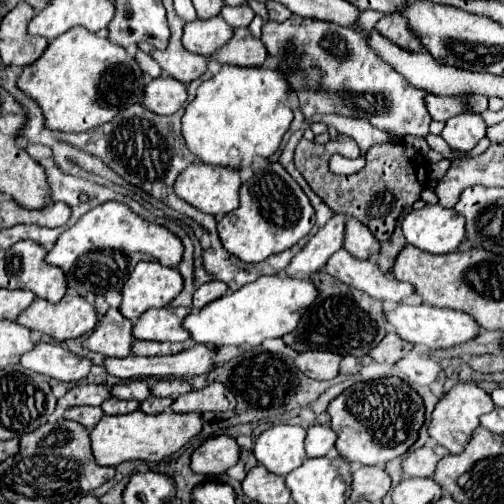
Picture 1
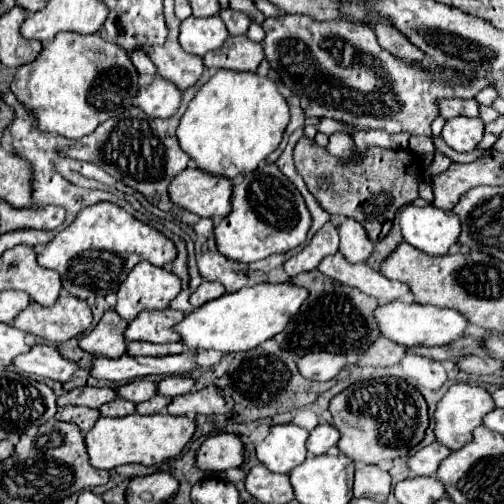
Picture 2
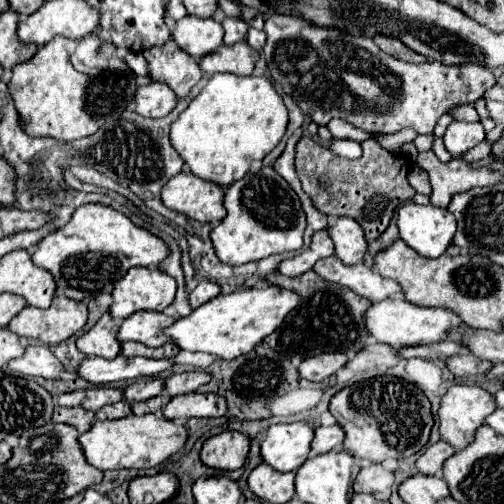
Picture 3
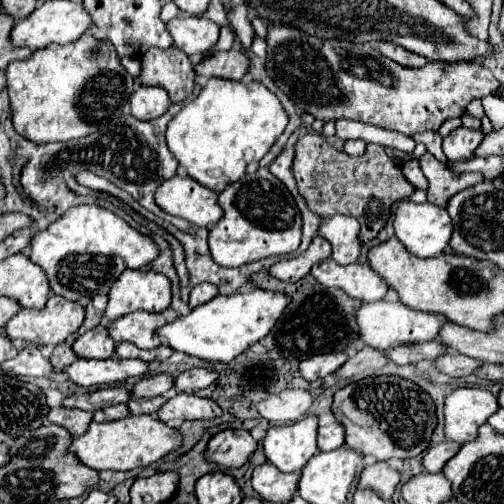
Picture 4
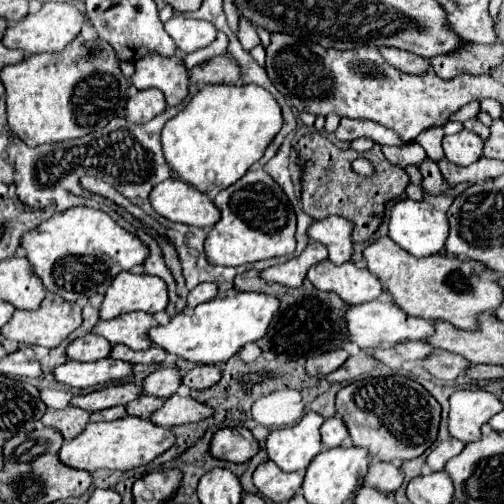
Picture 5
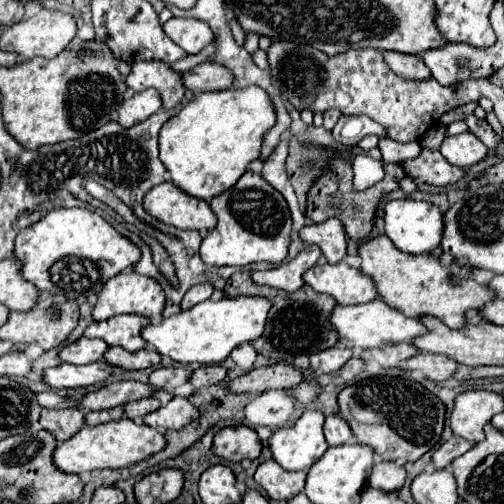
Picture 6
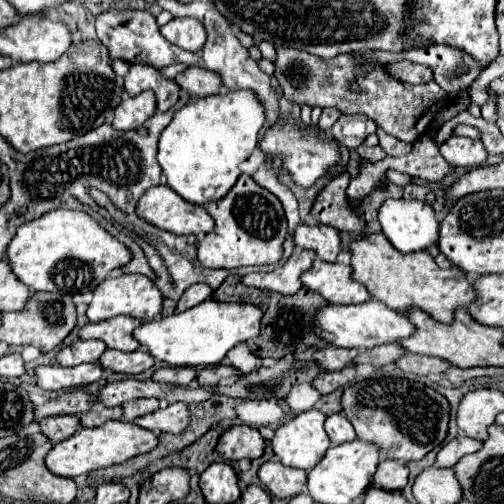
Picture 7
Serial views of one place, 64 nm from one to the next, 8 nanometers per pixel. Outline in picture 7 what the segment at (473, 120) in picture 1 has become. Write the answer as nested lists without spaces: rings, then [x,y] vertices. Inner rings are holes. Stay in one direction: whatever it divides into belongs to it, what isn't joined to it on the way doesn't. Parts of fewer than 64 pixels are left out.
[[[456,134],[450,136],[440,146],[440,154],[450,166],[466,166],[466,168],[482,166],[488,158],[488,152],[480,140],[472,140]]]

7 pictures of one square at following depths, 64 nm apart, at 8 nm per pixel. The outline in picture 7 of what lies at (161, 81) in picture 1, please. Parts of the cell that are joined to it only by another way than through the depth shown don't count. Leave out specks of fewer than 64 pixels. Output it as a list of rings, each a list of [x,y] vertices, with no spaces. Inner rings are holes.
[[[142,92],[140,96],[132,96],[114,108],[112,126],[120,132],[126,132],[144,124],[154,112],[156,112],[156,98],[152,96],[152,92]]]

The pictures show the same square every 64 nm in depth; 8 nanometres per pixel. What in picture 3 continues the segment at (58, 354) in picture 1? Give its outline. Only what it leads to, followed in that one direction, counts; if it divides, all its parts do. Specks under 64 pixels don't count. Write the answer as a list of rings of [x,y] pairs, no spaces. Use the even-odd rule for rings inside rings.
[[[46,344],[28,346],[20,358],[8,362],[8,370],[20,376],[42,376],[42,378],[56,378],[60,372],[64,372],[62,364]]]

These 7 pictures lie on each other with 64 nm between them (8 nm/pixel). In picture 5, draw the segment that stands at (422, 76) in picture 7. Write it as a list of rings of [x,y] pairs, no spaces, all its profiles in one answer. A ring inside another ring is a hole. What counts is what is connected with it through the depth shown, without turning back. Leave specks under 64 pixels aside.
[[[382,48],[380,52],[382,52],[382,56],[386,58],[388,64],[392,64],[394,68],[398,68],[400,72],[406,72],[406,74],[424,74],[430,68],[426,58],[420,58],[416,54],[408,54],[404,50]]]

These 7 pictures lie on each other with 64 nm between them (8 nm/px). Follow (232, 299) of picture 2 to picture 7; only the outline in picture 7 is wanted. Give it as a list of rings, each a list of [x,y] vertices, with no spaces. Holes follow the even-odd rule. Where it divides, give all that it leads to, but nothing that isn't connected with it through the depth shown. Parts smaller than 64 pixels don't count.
[[[206,300],[186,312],[140,324],[134,332],[134,338],[150,352],[152,358],[170,366],[216,366],[222,362],[230,348],[260,334],[262,314],[264,310],[252,304]]]

